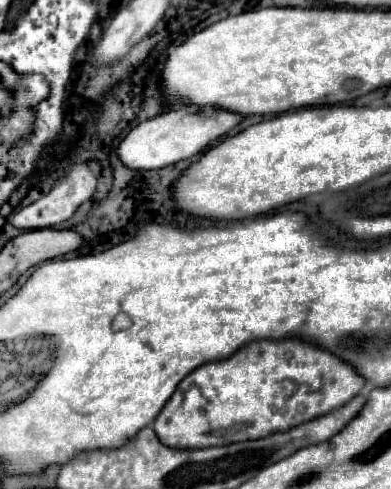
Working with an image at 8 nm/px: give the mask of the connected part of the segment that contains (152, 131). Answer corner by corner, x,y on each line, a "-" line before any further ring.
181,105
179,109
171,109
167,113
161,113
149,121
139,123
129,131
129,135
123,139
123,143
117,149
119,159
129,169
161,169
167,165
173,165
181,159
189,159
197,153
201,153
205,147
209,147
219,137
227,135
231,129
235,129
245,117
239,113
231,113
221,107
197,107
197,105

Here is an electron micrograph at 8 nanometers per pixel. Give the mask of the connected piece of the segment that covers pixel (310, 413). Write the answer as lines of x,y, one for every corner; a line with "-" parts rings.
301,339
253,341
229,359
205,363
191,371
157,415
153,429
167,447
211,447
237,443
241,439
257,439
261,435
271,435
273,431
287,431
297,423
315,419
317,415
325,415
325,411
345,405
363,389
363,385
365,381
353,371
353,367

